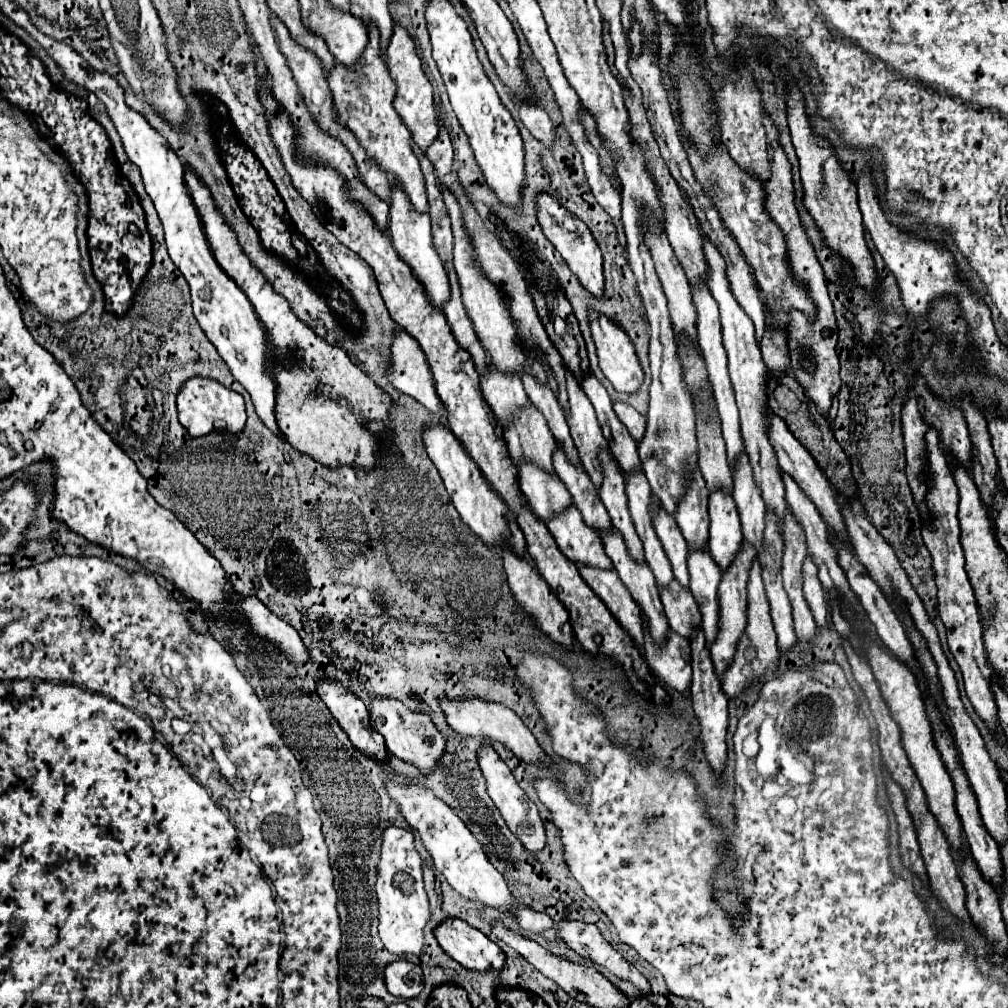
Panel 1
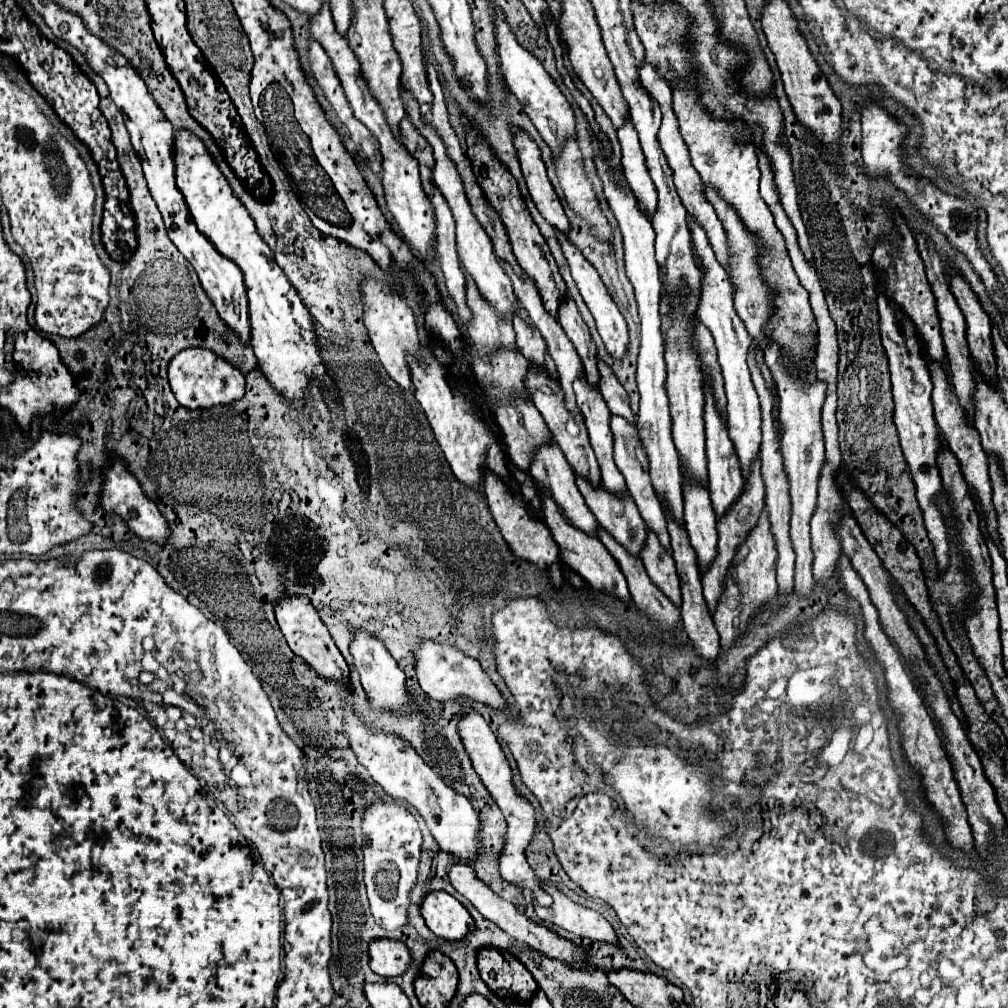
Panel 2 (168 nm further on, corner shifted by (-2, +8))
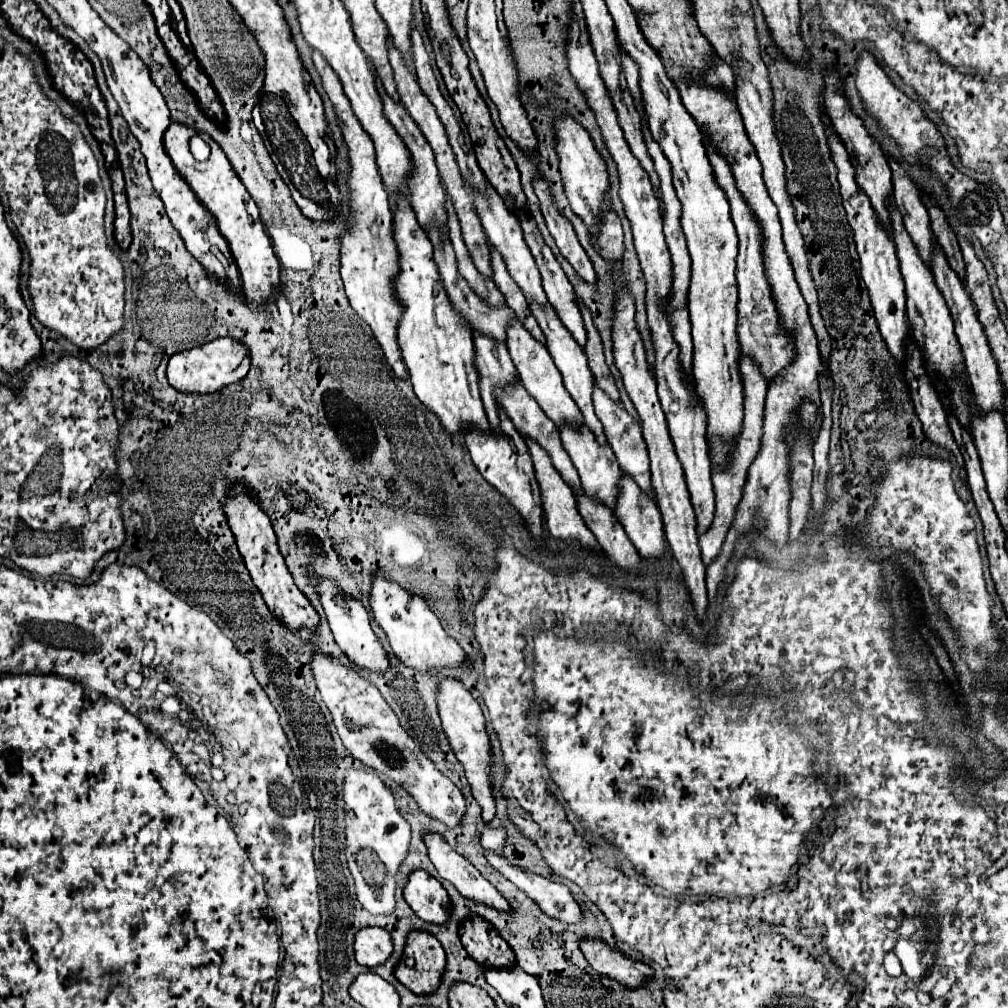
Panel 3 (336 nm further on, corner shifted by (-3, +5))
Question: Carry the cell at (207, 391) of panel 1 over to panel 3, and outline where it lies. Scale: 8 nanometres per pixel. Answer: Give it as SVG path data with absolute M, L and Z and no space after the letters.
M217 338L209 344L183 350L179 354L173 354L167 366L167 378L169 384L181 392L195 392L195 394L211 394L227 384L239 382L249 372L249 350L245 350L243 342L237 342L233 338Z

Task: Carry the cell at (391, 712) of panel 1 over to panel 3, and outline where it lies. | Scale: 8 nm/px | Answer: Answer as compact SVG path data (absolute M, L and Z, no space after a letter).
M309 572L309 578L315 582L315 590L317 590L319 598L321 598L321 606L325 610L329 628L331 628L331 632L335 636L335 642L345 652L345 656L353 664L359 664L359 666L369 668L369 670L385 672L387 666L389 666L389 658L387 658L387 652L383 650L383 646L379 644L377 636L371 630L369 612L365 610L365 606L359 600L353 600L349 594L345 594L337 582L325 580L325 578L317 578L317 574L313 574L313 572Z

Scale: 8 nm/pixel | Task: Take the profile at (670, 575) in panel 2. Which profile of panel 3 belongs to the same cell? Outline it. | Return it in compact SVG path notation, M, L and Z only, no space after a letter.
M621 474L621 498L617 498L615 516L641 556L657 560L663 554L665 534L659 508L627 474Z

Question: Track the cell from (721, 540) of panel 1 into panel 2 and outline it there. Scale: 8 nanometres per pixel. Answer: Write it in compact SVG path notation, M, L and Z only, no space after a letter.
M706 387L706 407L704 407L704 421L706 421L706 459L708 459L708 491L710 491L710 499L712 499L712 507L716 511L718 517L722 517L732 503L736 503L736 499L742 495L744 491L744 479L740 473L740 465L736 461L736 453L732 447L732 441L728 437L728 429L724 425L724 421L720 419L720 415L716 413L714 407L714 397L710 393L710 389Z

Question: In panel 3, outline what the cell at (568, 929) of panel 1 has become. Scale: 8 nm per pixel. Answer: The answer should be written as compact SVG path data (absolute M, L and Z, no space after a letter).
M485 850L483 854L497 872L501 872L507 880L511 880L529 898L533 898L547 916L569 924L581 920L581 910L565 884L553 882L549 878L513 866L503 854L493 854L493 850Z

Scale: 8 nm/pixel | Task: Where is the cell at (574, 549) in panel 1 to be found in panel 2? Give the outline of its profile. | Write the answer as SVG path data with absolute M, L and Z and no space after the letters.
M554 443L548 445L548 447L540 447L540 451L536 453L536 457L532 461L530 475L556 501L556 505L562 511L562 515L568 517L568 523L572 523L572 527L576 527L576 529L592 535L592 537L598 537L598 521L592 515L592 511L588 509L588 505L584 503L584 497L580 495L580 491L576 487L576 475L572 471L572 467L568 465L564 453L558 447L554 447Z

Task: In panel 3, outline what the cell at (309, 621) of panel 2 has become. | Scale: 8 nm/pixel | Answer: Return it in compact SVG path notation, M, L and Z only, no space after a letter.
M233 482L233 486L229 486L229 494L227 494L227 502L225 502L223 510L225 510L225 518L229 522L229 528L233 530L239 554L243 556L243 562L245 562L255 586L263 594L263 600L265 600L267 608L271 610L271 614L275 618L279 618L283 624L287 624L293 632L303 626L317 630L319 616L313 610L313 606L309 604L309 600L295 586L293 576L289 574L287 564L279 552L271 520L261 510L261 506L257 506L257 496L243 482Z

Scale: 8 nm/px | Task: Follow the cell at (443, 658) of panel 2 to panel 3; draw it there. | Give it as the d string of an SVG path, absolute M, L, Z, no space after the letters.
M373 576L369 606L375 622L387 634L391 650L407 666L425 672L433 668L465 664L463 648L443 630L439 618L421 596L403 590L397 582L391 582L385 576Z

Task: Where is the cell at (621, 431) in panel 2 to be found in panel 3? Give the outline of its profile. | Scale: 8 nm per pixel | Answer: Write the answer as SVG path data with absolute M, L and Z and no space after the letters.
M595 386L593 390L593 406L595 406L595 414L599 418L599 422L603 424L603 430L605 430L605 436L607 436L607 442L611 444L615 456L617 456L617 462L621 466L621 470L629 476L635 478L635 482L639 484L639 488L649 496L649 498L655 498L653 490L651 490L651 472L649 472L649 456L647 456L647 448L645 448L645 440L643 440L643 434L641 434L641 424L635 422L627 410L613 402L603 390L599 390Z

